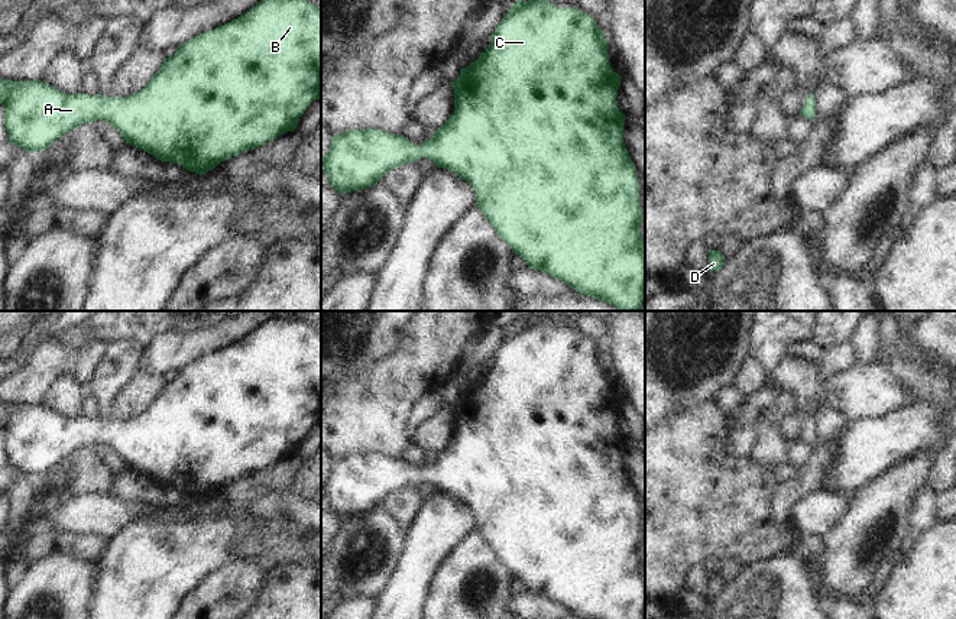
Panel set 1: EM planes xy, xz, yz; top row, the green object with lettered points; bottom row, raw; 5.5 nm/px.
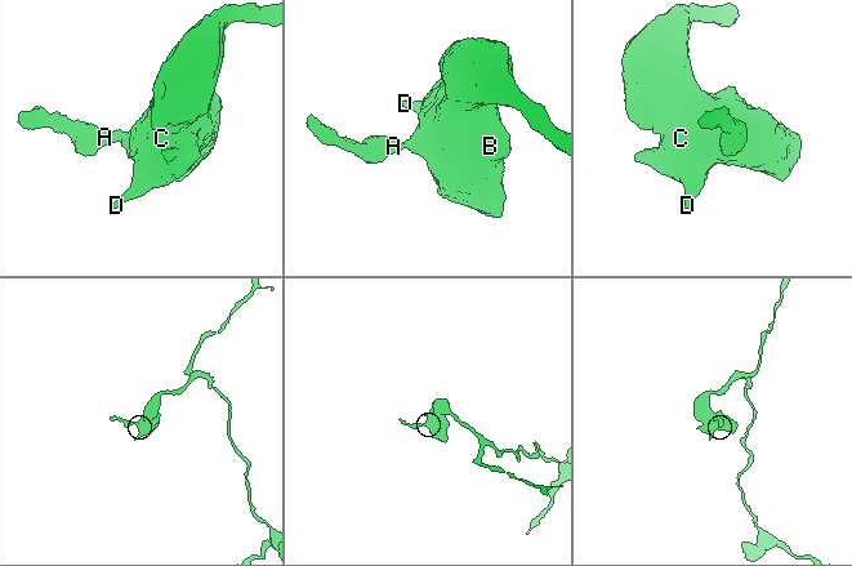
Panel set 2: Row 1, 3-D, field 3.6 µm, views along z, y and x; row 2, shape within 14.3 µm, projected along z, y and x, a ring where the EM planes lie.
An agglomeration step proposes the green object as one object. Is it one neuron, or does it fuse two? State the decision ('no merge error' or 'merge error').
no merge error

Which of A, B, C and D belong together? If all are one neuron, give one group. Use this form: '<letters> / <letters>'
A B C D

